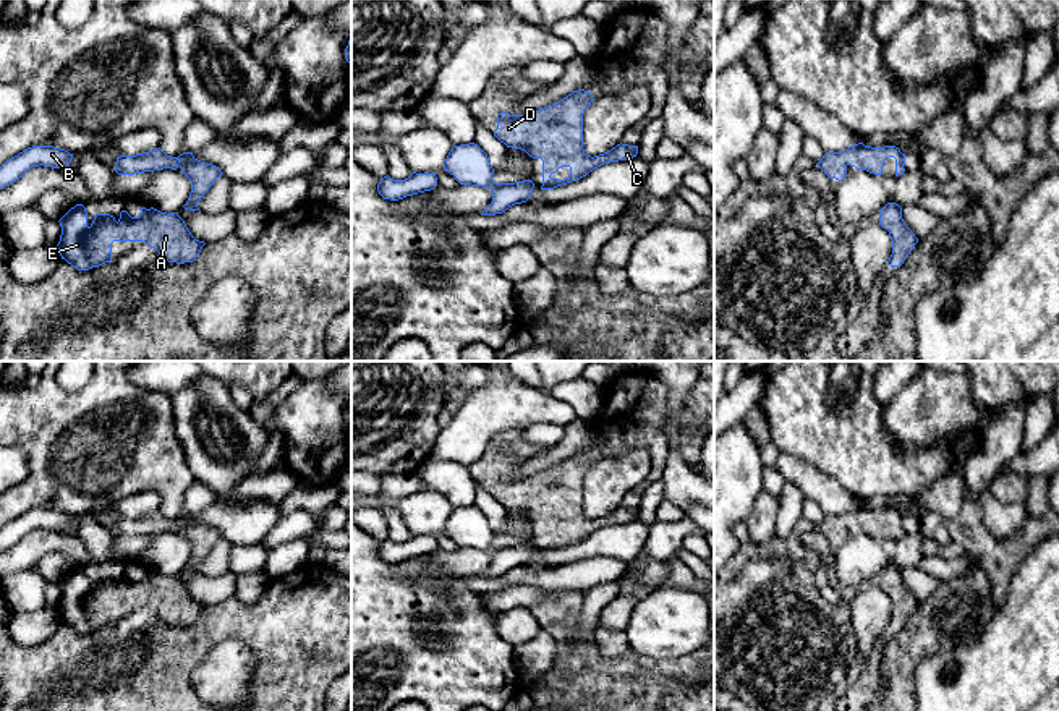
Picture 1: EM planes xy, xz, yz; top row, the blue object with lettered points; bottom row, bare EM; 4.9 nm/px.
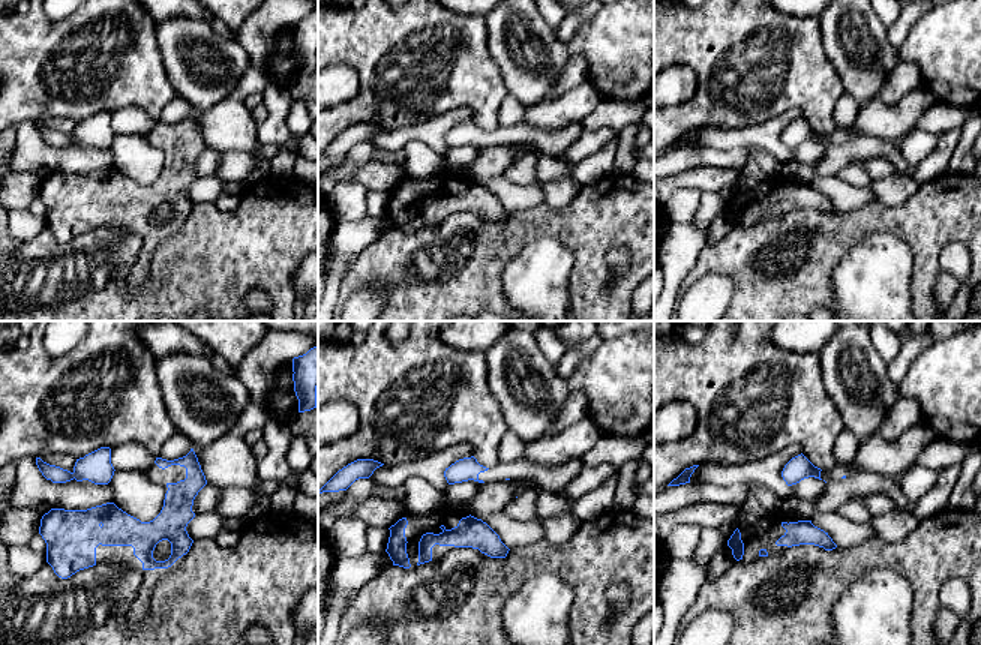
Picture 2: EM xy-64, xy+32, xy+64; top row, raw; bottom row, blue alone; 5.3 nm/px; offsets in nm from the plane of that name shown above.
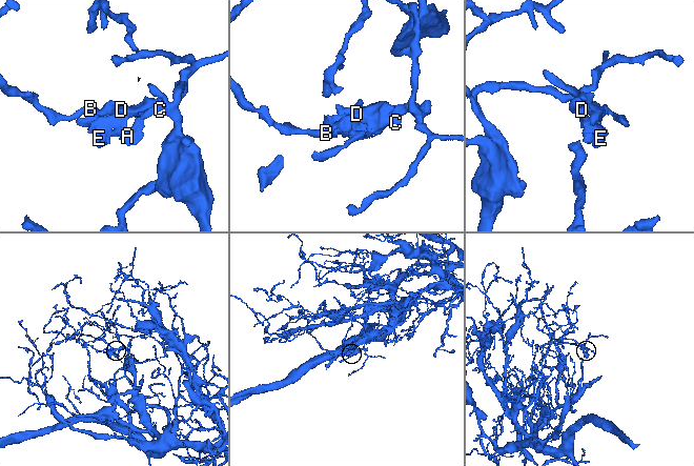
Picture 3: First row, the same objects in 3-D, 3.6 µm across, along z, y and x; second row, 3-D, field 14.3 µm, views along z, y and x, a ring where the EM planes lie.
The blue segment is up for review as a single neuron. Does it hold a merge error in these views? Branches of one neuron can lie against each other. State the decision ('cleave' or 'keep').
cleave

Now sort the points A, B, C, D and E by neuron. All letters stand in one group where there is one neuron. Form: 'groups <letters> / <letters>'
groups A C D E / B

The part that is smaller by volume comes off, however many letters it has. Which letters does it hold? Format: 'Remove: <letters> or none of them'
Remove: A, C, D, E

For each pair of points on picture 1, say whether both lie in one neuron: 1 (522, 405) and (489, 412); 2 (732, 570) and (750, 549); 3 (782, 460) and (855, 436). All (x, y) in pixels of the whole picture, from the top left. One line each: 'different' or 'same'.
1: same
2: same
3: different

